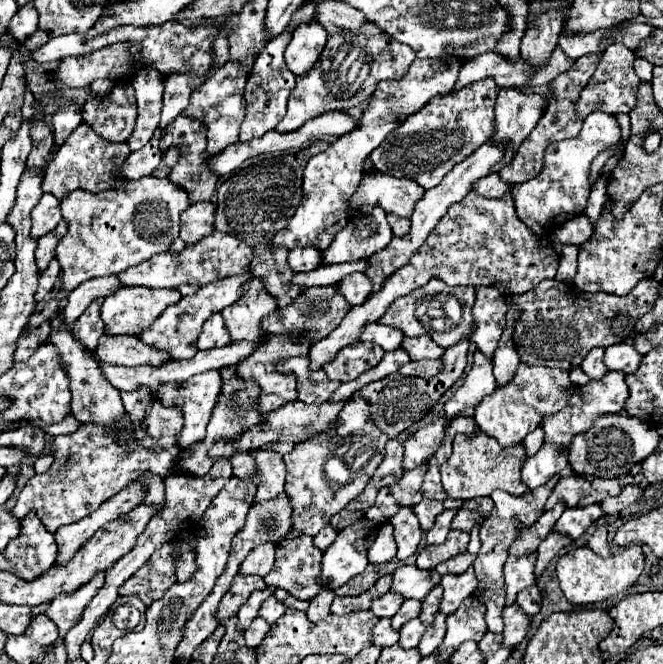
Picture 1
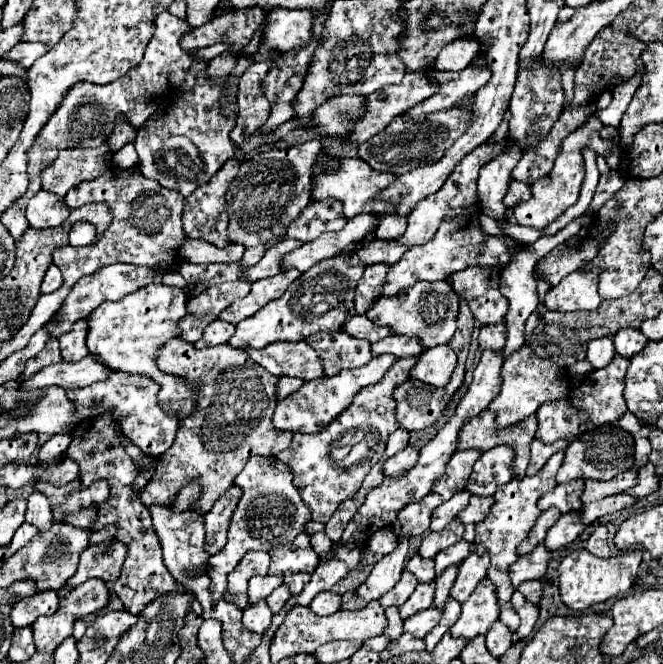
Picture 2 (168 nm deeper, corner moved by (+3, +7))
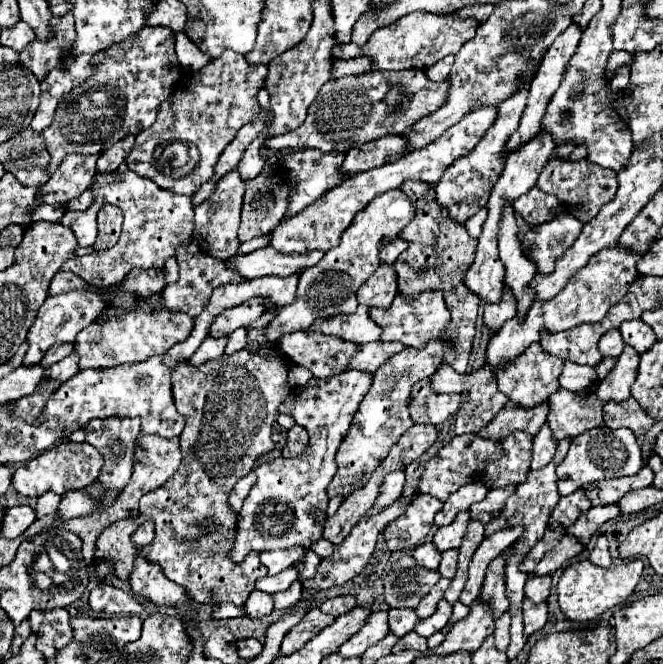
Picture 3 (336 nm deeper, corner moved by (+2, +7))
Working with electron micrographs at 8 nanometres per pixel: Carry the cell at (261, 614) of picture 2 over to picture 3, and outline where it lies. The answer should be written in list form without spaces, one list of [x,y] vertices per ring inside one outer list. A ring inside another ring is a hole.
[[[253,590],[247,604],[245,604],[245,612],[249,618],[261,618],[271,614],[273,610],[273,596],[265,594],[261,590]]]

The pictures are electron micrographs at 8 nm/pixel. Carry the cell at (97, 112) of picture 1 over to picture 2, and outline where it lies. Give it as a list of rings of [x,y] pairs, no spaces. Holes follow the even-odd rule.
[[[118,116],[116,118],[116,126],[114,126],[114,132],[108,136],[108,146],[112,152],[120,150],[128,140],[134,140],[136,136],[136,128],[128,126],[128,120],[124,120],[124,116]]]

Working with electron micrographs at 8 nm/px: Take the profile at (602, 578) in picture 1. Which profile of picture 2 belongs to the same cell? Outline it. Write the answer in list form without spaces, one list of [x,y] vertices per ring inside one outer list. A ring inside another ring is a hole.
[[[584,548],[570,552],[558,566],[562,602],[568,608],[580,612],[580,610],[586,610],[588,606],[592,606],[596,602],[604,602],[612,596],[626,592],[634,584],[640,562],[642,562],[640,550],[626,550],[620,556],[610,556],[610,558],[596,558],[594,554],[590,554]]]

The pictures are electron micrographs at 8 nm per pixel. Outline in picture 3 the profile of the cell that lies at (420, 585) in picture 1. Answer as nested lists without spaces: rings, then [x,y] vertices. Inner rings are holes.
[[[425,542],[413,550],[413,558],[429,570],[437,570],[439,560],[441,560],[441,552],[437,552],[437,548],[433,548],[433,542]]]

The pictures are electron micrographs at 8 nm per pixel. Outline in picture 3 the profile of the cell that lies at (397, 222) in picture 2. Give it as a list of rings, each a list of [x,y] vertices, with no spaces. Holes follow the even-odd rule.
[[[397,238],[397,240],[393,240],[391,244],[383,246],[381,252],[379,252],[381,264],[395,264],[397,256],[399,256],[405,248],[407,248],[407,244],[405,244],[405,240],[401,240],[401,238]]]

